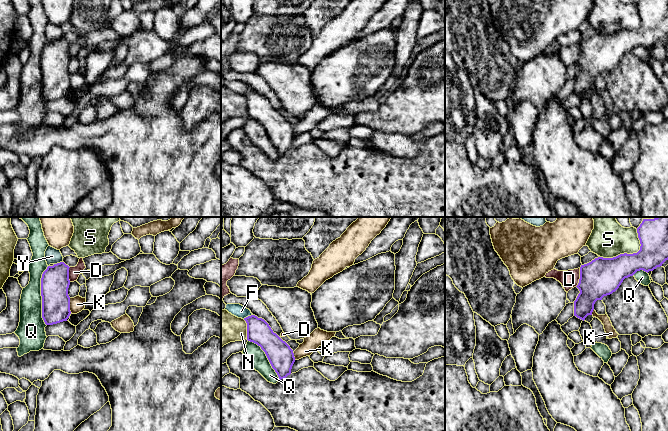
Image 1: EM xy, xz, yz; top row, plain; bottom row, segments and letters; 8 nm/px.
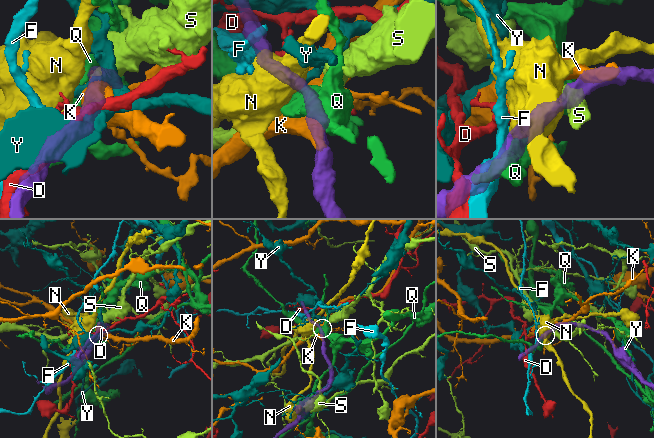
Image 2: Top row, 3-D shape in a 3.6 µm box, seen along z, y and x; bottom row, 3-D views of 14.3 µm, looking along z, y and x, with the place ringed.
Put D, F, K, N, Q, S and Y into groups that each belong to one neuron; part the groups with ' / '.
D / F / K / N / Q / S / Y

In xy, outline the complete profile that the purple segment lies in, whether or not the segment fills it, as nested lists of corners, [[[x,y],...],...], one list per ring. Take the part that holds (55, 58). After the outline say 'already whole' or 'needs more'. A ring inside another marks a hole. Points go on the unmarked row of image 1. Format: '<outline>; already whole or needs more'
[[[60,38],[48,42],[42,50],[42,94],[46,101],[67,97],[71,90],[69,44],[64,38]]]; already whole

